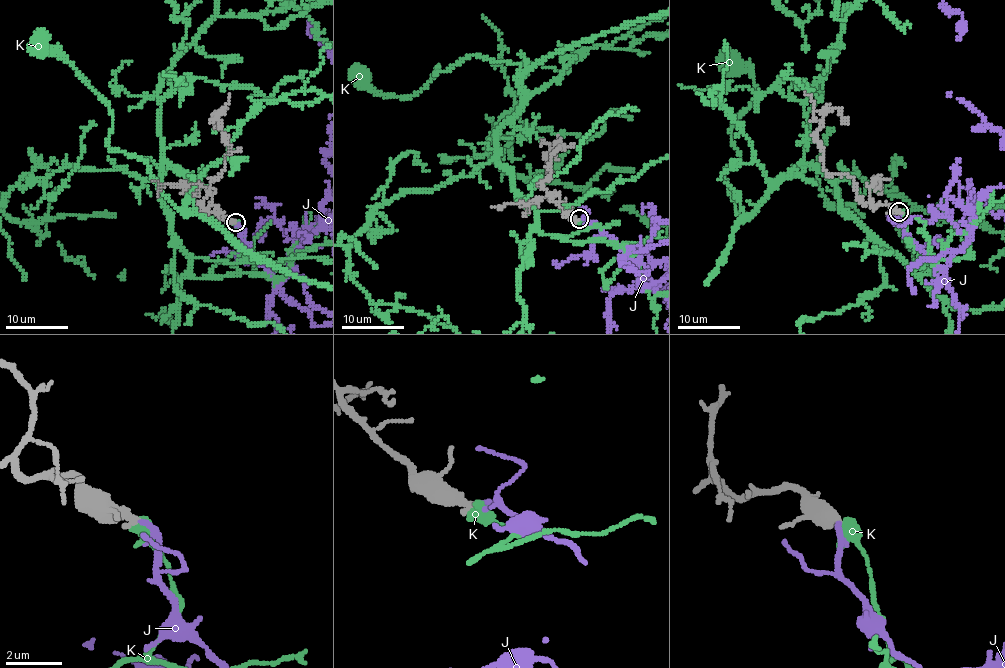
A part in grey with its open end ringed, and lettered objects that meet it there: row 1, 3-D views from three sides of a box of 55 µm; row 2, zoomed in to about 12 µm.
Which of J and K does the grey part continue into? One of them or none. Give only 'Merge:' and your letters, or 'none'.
Merge: J

